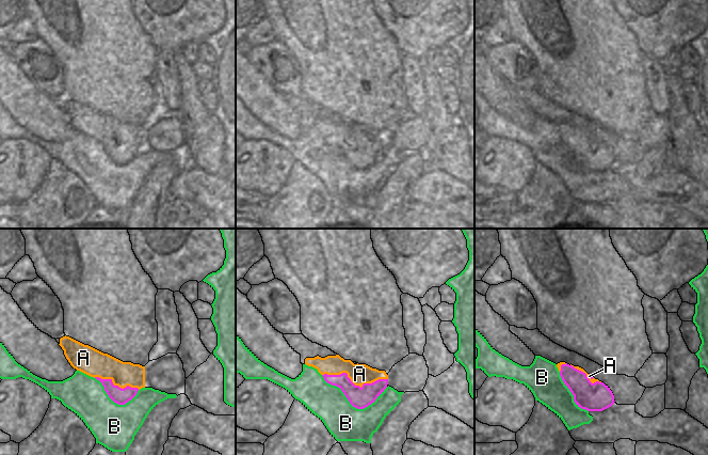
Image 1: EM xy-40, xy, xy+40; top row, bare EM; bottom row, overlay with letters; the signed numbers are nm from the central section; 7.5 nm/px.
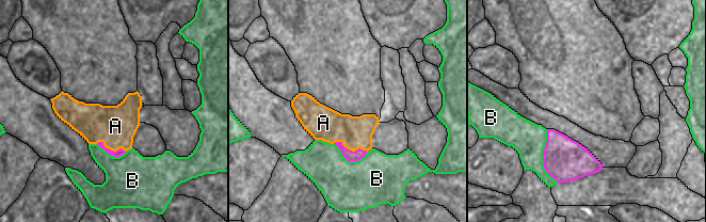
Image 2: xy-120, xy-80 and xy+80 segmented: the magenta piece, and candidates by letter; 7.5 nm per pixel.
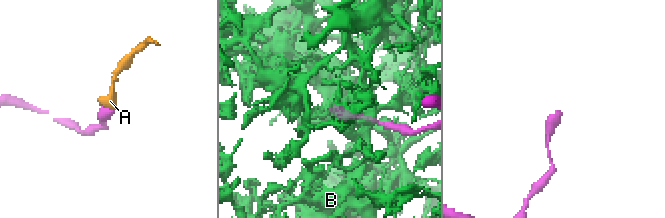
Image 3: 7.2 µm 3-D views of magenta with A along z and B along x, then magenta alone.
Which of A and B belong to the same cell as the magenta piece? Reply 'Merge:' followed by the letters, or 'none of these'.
Merge: none of these.

